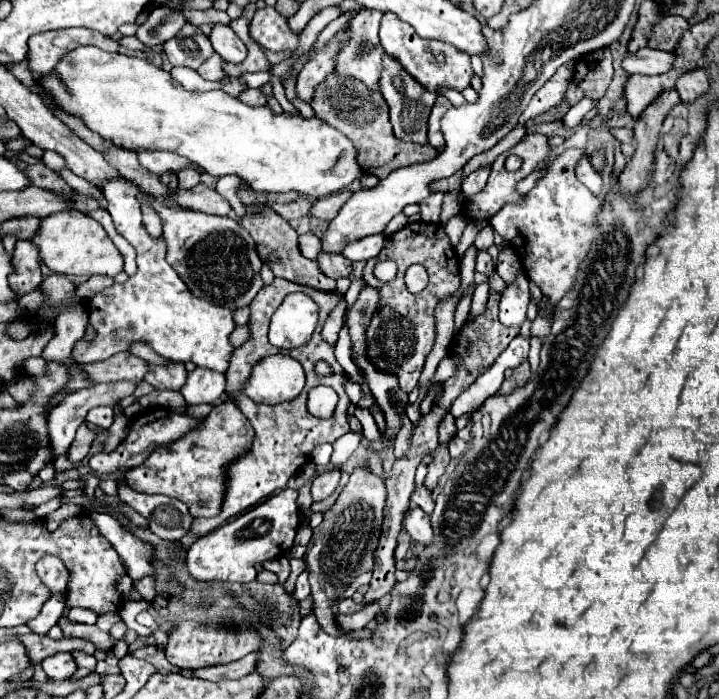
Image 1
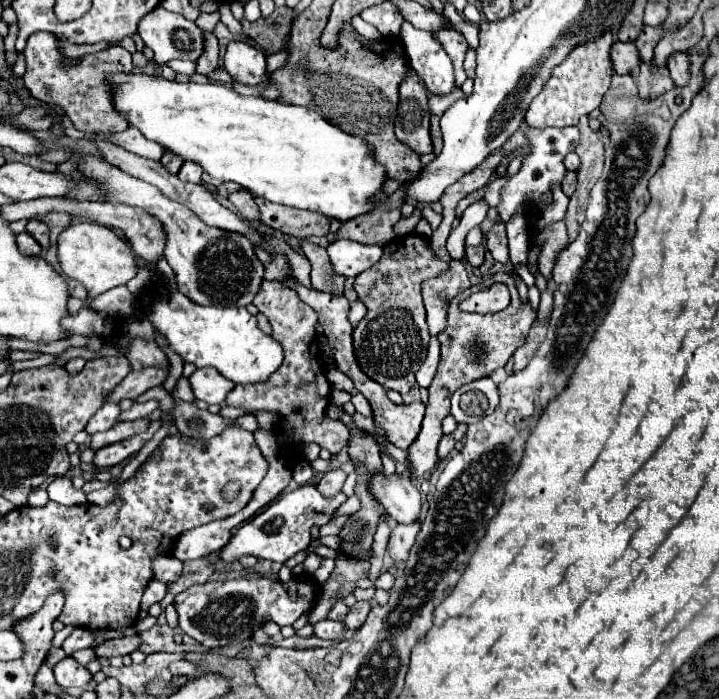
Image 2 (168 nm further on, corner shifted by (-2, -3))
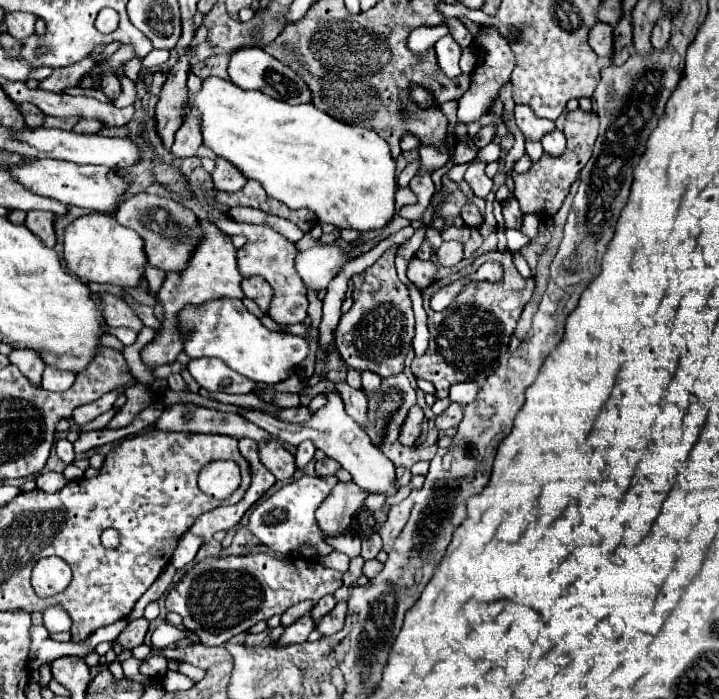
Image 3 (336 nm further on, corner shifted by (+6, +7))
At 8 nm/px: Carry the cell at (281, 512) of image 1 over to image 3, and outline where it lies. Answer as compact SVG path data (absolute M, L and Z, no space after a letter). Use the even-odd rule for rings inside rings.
M302 475L300 479L290 481L280 491L276 491L272 497L256 505L250 513L250 531L268 545L278 555L288 555L290 551L298 549L300 545L314 545L320 555L328 555L334 551L332 545L326 543L328 537L336 537L334 533L326 533L318 527L318 521L314 517L316 509L322 505L322 501L328 497L330 489L336 485L336 475L330 477L308 477Z

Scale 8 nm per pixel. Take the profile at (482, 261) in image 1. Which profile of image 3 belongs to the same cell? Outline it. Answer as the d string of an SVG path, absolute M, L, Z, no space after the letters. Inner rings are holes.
M450 226L444 233L441 234L443 241L460 241L460 243L466 243L470 239L470 227L454 227Z

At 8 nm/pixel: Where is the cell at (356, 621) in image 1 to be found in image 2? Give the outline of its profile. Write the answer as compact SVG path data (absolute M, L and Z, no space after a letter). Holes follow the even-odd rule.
M324 619L314 625L314 635L322 637L322 639L338 639L342 633L344 633L344 625L340 621Z

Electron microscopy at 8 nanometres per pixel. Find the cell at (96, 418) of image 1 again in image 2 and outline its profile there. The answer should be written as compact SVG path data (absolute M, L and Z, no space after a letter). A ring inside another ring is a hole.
M106 403L102 405L96 415L88 421L86 425L86 431L92 435L92 433L98 433L98 431L108 431L116 421L118 421L118 415L120 415L120 407L114 405L114 403Z

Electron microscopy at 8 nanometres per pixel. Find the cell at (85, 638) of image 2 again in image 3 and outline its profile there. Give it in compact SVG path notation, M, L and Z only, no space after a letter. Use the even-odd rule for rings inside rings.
M56 605L56 607L48 607L44 613L44 627L48 631L70 631L70 615L66 613L64 607Z

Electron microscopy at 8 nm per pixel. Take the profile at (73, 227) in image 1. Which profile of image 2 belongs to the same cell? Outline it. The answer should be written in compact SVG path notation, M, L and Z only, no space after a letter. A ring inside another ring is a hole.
M92 221L74 223L72 227L66 227L58 237L58 263L66 277L72 277L80 281L88 289L88 299L98 297L100 293L116 287L126 285L138 269L138 259L134 257L130 245L122 237L118 237L110 227L98 225ZM92 259L102 259L102 263L86 263Z

